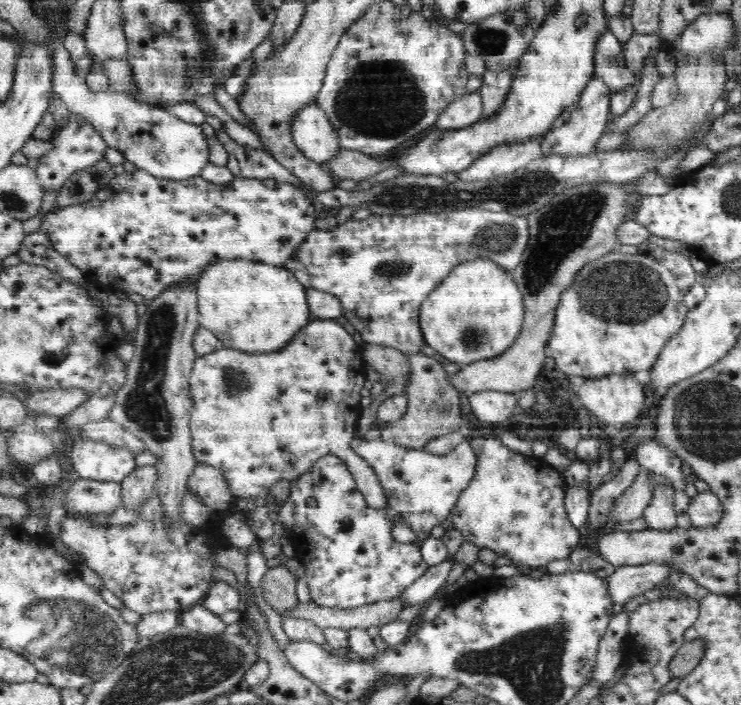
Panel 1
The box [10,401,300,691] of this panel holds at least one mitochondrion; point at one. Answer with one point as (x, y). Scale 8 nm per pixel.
(73, 635)

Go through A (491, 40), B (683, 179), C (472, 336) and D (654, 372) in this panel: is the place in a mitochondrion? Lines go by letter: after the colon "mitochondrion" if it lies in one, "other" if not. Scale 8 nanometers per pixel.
A: mitochondrion
B: other
C: mitochondrion
D: other

